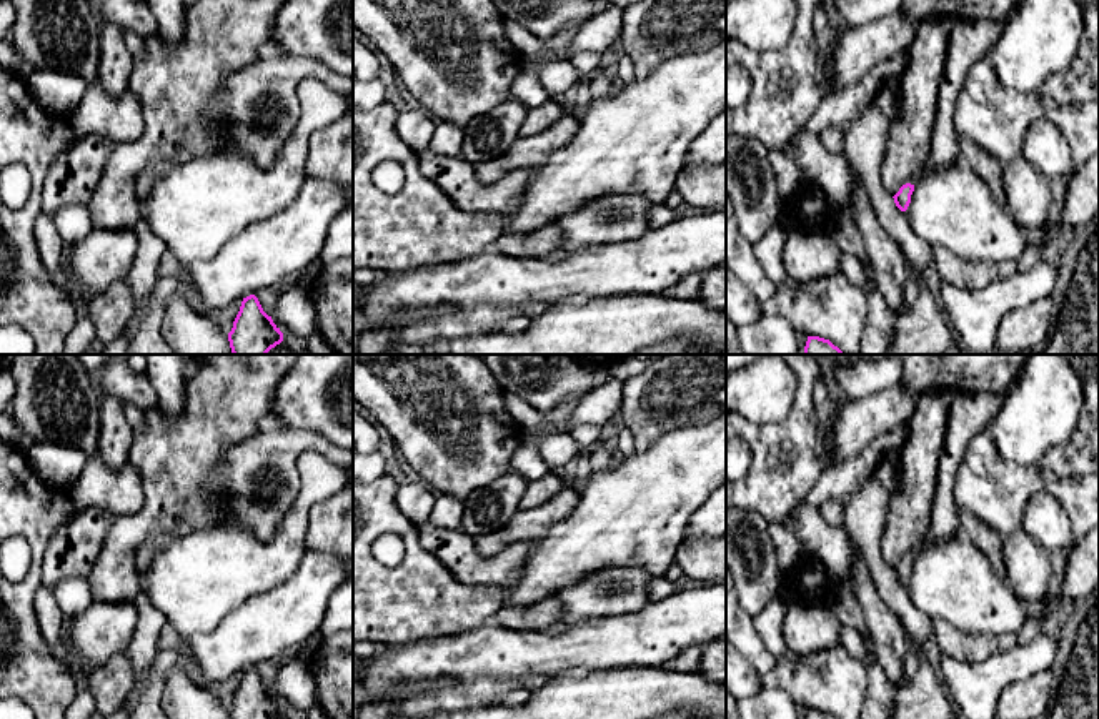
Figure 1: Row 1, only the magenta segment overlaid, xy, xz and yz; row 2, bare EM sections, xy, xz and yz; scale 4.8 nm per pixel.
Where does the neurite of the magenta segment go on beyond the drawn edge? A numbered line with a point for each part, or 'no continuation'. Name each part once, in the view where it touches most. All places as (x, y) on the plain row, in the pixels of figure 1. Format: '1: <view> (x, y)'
1: yz (969, 415)

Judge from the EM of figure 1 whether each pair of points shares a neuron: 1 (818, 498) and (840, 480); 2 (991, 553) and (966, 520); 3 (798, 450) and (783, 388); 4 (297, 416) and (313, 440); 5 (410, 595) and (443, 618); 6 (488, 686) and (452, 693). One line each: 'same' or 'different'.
1: same
2: same
3: different
4: different
5: same
6: same

